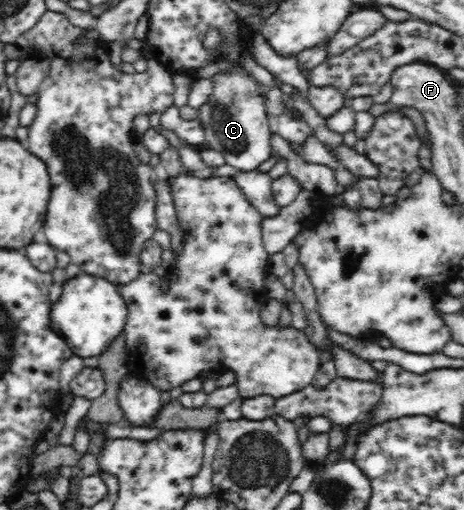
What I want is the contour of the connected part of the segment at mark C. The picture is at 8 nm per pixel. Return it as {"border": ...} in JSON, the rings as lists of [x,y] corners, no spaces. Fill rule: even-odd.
{"border":[[[241,67],[238,71],[231,73],[223,73],[222,75],[215,75],[211,77],[213,81],[213,92],[211,98],[197,108],[198,118],[205,129],[205,141],[209,144],[209,148],[220,152],[225,159],[225,162],[239,171],[255,171],[259,168],[259,164],[263,164],[265,160],[272,157],[271,141],[269,141],[272,134],[269,128],[269,119],[267,118],[267,111],[265,108],[266,94],[269,87],[257,83],[247,71]]]}

